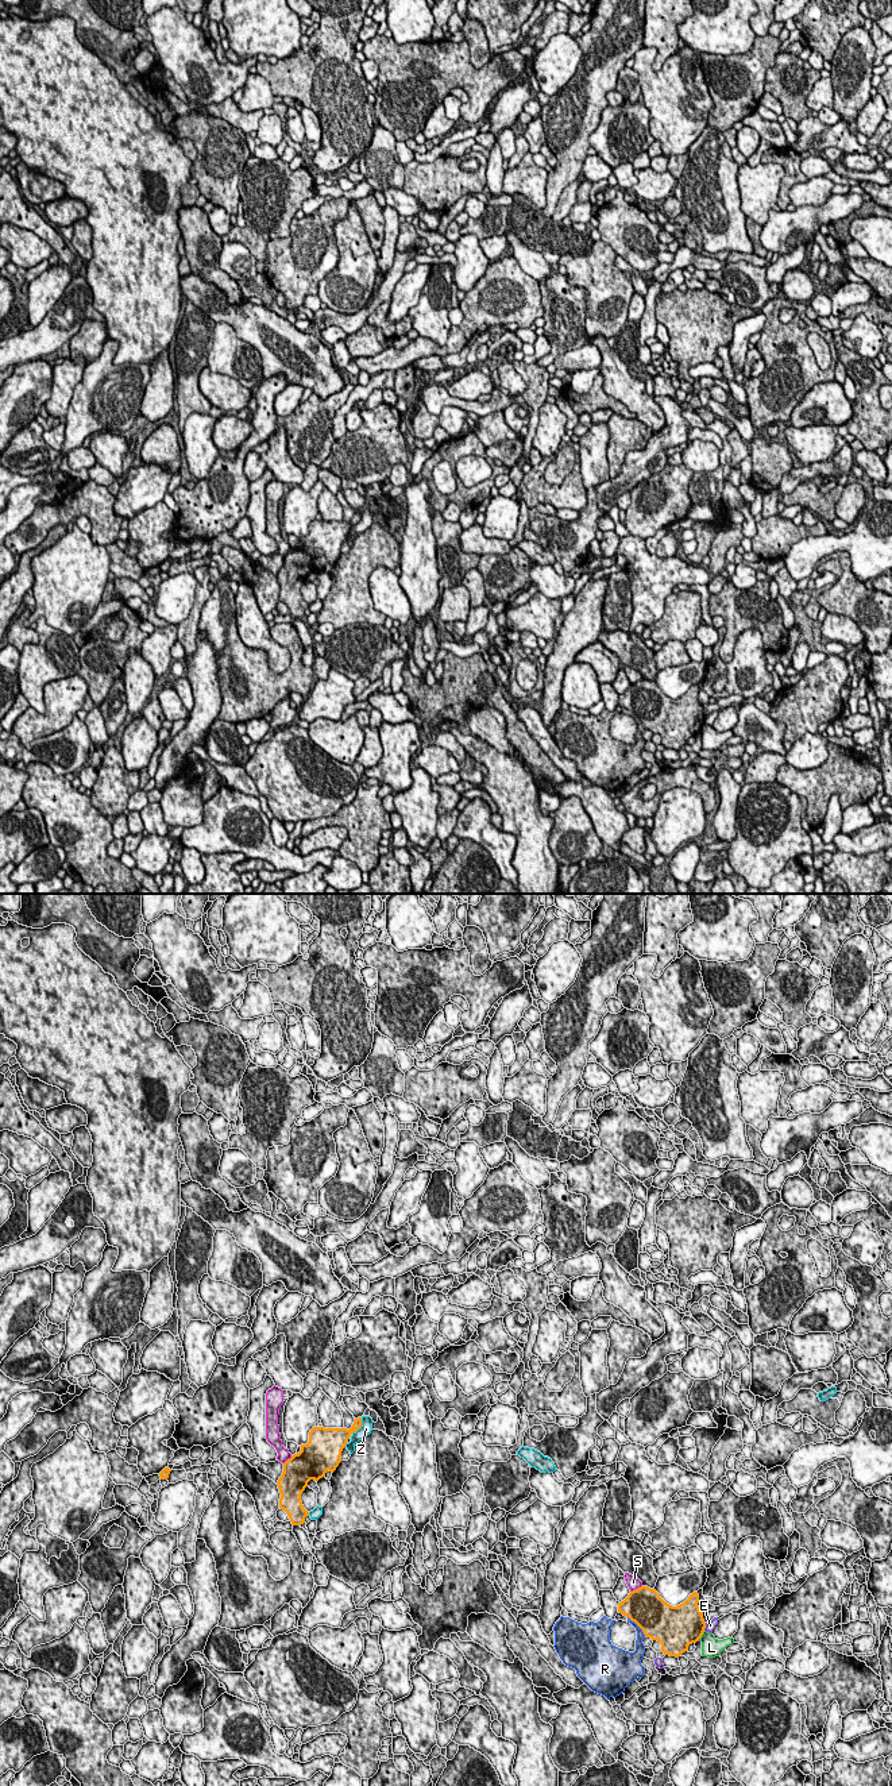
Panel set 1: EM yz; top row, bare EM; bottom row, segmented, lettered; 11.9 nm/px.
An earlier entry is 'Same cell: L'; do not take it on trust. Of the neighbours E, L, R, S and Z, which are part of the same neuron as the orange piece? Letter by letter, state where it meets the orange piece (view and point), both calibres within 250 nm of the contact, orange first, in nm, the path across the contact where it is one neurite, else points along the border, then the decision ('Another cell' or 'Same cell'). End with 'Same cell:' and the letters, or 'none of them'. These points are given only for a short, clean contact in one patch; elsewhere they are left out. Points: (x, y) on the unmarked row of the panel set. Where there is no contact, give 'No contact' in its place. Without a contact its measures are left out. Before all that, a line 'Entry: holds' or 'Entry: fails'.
Entry: fails
E: Touches orange at yz (705, 720). Thickness 460 nm (orange) against 120 nm. Another cell
L: Touches orange at yz (702, 726). Thickness 480 nm (orange) against 240 nm. Boundary: yz (705, 724), (699, 731). Another cell
R: Touches orange at yz (637, 717). Thickness 440 nm (orange) against 100 nm. Another cell
S: Touches orange at yz (636, 682). Thickness 440 nm (orange) against 140 nm. Another cell
Z: Touches orange at yz (360, 519). Thickness 160 nm (orange) against 140 nm. Another cell
Same cell: none of them

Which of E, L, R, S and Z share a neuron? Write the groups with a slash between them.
E L / R / S / Z

